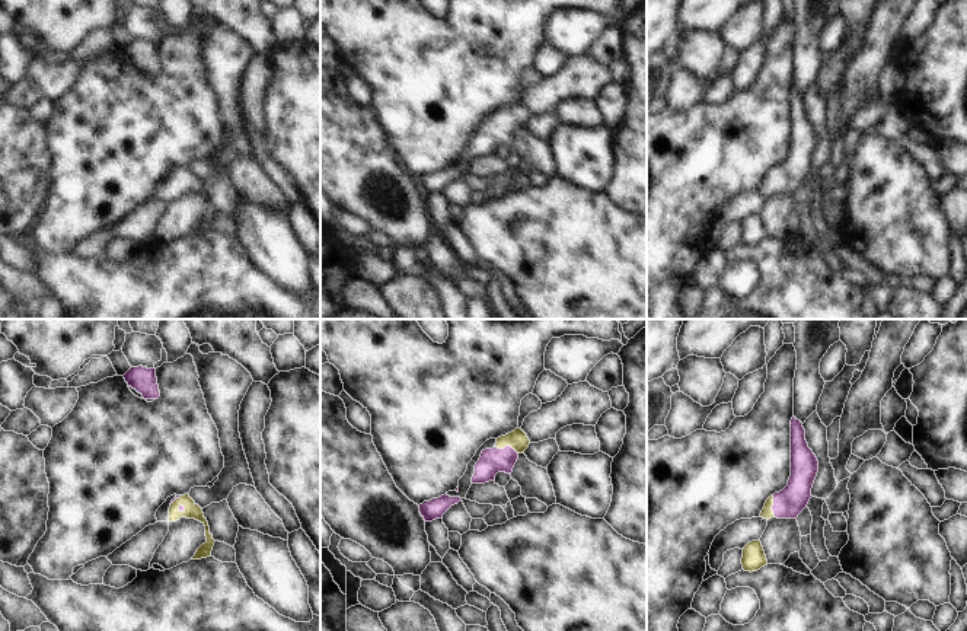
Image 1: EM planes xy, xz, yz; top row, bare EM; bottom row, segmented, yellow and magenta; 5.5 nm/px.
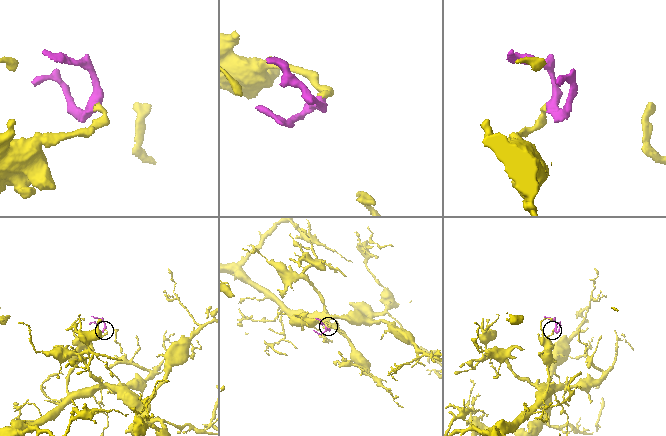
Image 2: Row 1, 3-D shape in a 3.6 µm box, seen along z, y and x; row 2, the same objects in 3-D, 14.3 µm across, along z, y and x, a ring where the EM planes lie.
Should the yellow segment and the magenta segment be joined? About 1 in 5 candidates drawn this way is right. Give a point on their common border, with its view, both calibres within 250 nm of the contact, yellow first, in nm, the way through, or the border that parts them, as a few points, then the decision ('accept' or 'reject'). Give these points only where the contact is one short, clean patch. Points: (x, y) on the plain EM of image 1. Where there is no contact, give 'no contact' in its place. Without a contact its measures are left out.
meets yellow in xz at (507, 118); 110 nm thick on the yellow side, 140 nm on the other; runs through xz (517, 112), (507, 118), (492, 134); accept

